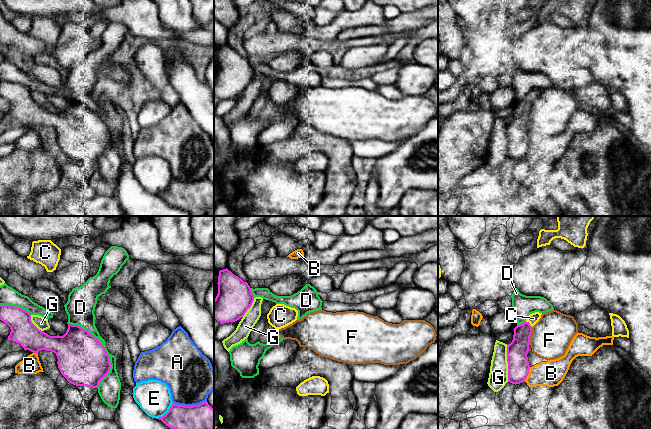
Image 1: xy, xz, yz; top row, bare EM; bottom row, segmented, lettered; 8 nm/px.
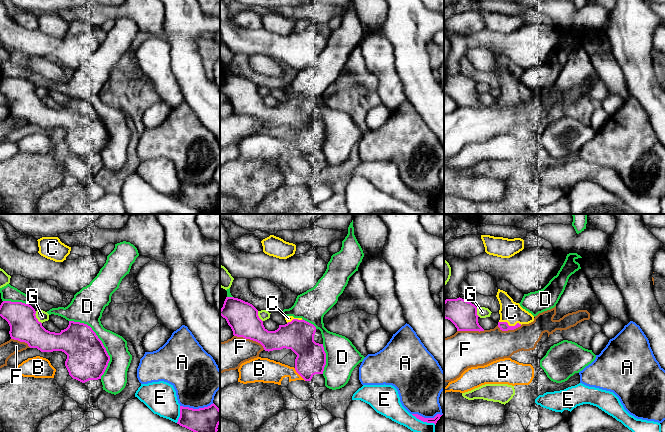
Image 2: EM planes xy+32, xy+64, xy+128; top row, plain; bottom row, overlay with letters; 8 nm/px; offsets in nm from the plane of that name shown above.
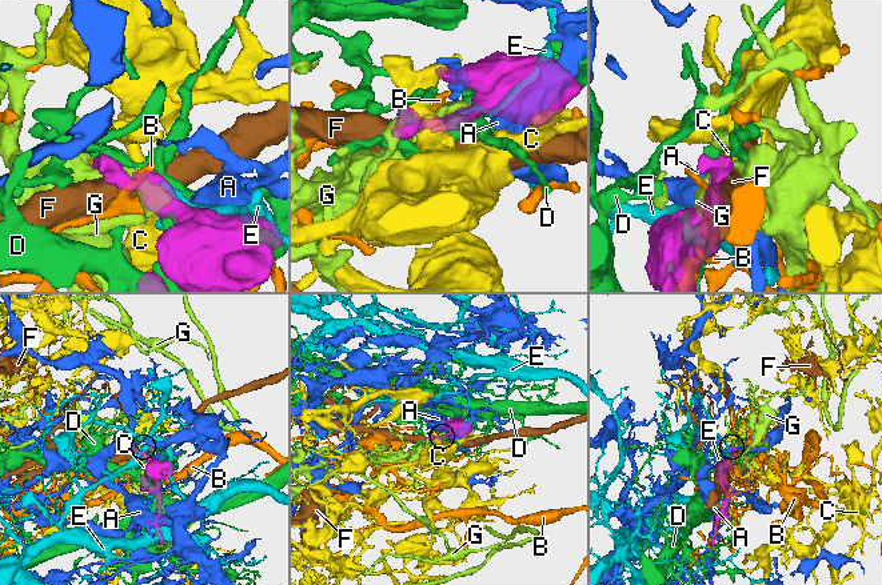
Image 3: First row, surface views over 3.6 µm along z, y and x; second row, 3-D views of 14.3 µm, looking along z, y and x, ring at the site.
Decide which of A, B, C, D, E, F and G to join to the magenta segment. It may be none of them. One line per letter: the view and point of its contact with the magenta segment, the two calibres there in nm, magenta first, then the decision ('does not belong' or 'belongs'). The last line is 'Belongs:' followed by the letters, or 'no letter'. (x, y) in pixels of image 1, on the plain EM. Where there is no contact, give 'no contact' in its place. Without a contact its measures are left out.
A: meets magenta in xy at (189, 182); 340 nm thick on the magenta side, 380 nm on the other; does not belong
B: meets magenta in yz at (528, 149); 180 nm thick on the magenta side, 200 nm on the other; does not belong
C: meets magenta in yz at (529, 99); 170 nm thick on the magenta side, 90 nm on the other; belongs
D: meets magenta in xy at (105, 125); 400 nm thick on the magenta side, 110 nm on the other; does not belong
E: meets magenta in xy at (167, 188); 260 nm thick on the magenta side, 280 nm on the other; does not belong
F: meets magenta in yz at (530, 111); 170 nm thick on the magenta side, 320 nm on the other; does not belong
G: meets magenta in yz at (508, 139); 180 nm thick on the magenta side, 160 nm on the other; does not belong
Belongs: C

